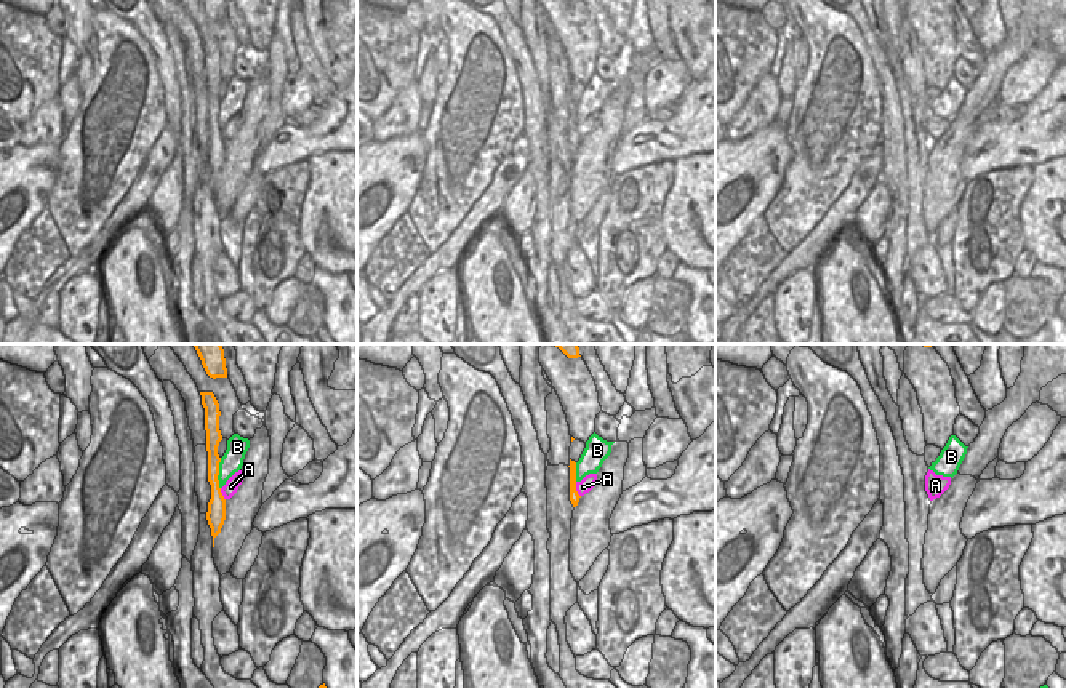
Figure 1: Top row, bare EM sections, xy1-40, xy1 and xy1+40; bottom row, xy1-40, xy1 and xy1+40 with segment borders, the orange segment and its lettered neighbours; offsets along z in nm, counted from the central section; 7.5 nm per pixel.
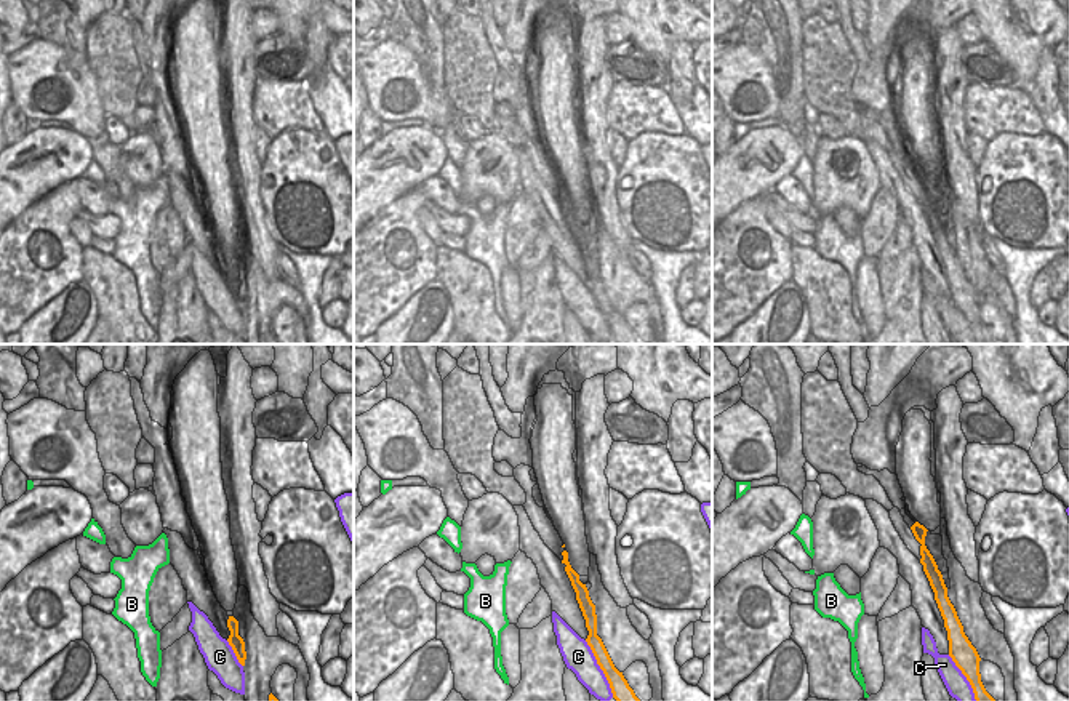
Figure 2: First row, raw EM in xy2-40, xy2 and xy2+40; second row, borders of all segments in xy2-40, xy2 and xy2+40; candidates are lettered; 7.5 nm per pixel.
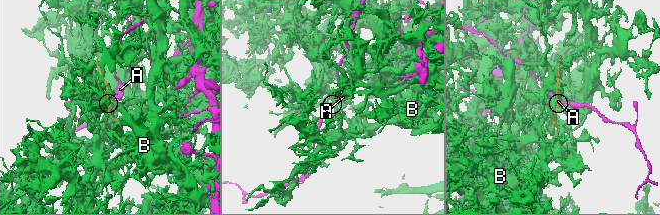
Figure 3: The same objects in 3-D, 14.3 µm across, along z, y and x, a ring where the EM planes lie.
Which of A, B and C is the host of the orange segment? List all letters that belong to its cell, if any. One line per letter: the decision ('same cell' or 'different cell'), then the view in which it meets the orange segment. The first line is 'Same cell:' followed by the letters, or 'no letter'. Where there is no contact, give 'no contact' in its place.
Same cell: no letter
A: different cell; contact in xy1
B: different cell; contact in xy1-40
C: different cell; contact in xy2

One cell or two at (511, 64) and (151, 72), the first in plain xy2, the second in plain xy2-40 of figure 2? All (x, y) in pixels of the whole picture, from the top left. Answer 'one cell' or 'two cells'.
one cell

